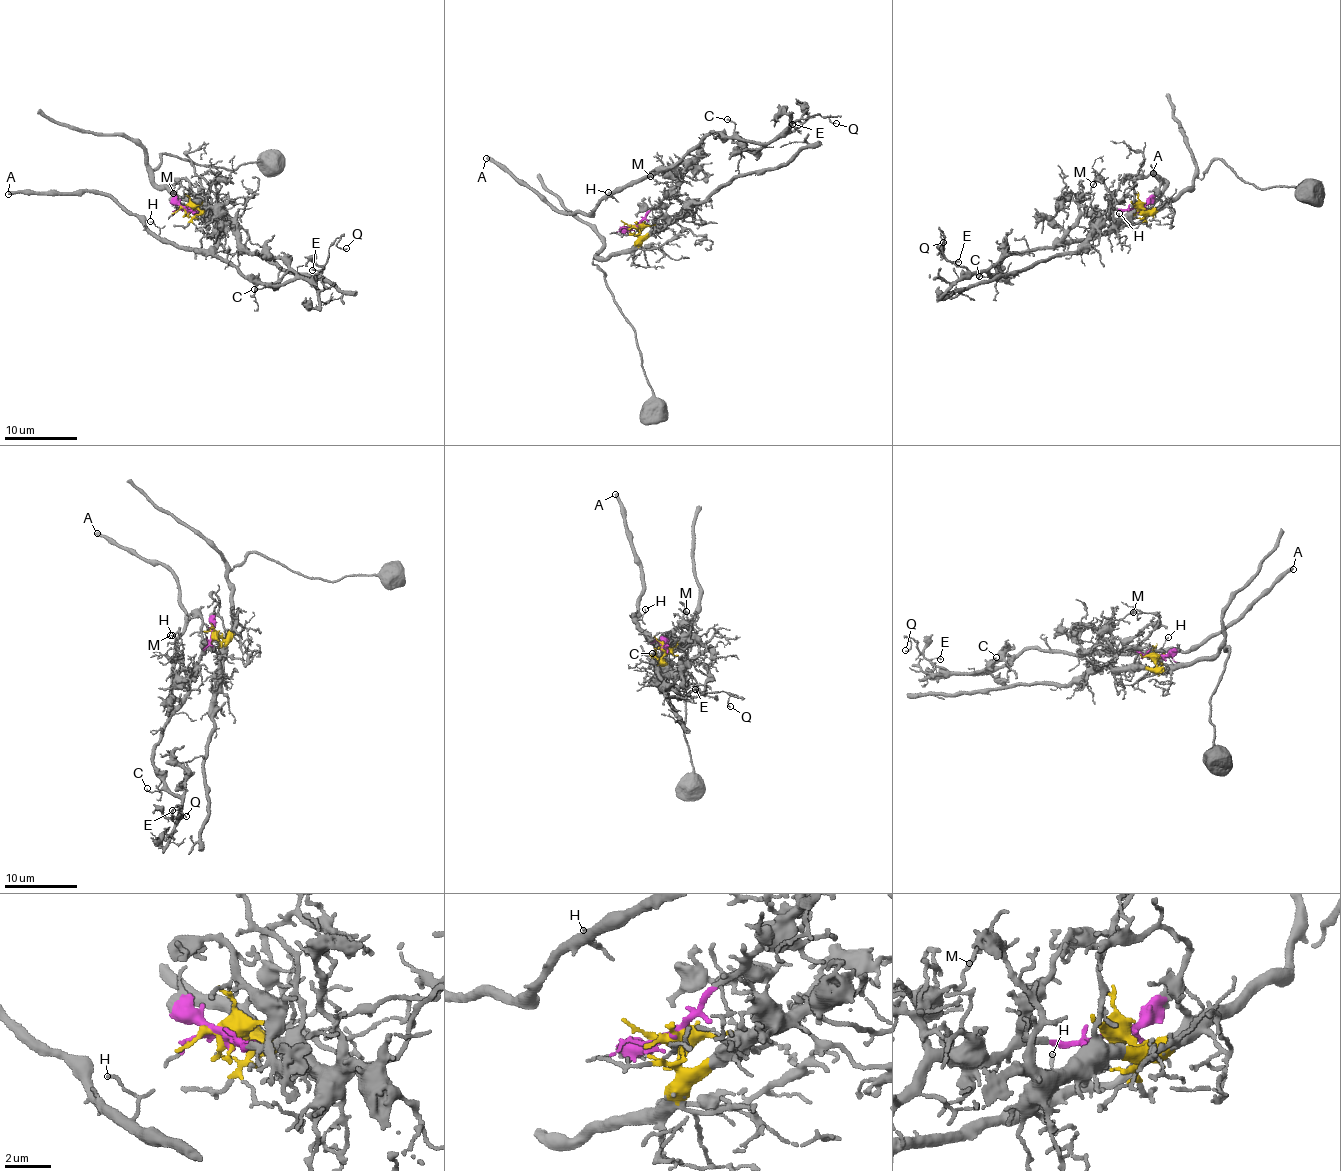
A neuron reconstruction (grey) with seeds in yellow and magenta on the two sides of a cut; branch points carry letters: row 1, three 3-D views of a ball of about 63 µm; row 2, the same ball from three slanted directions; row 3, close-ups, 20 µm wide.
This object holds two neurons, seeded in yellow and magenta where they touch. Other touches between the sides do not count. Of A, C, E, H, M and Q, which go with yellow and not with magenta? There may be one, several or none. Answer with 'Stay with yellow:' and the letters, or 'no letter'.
Stay with yellow: no letter

